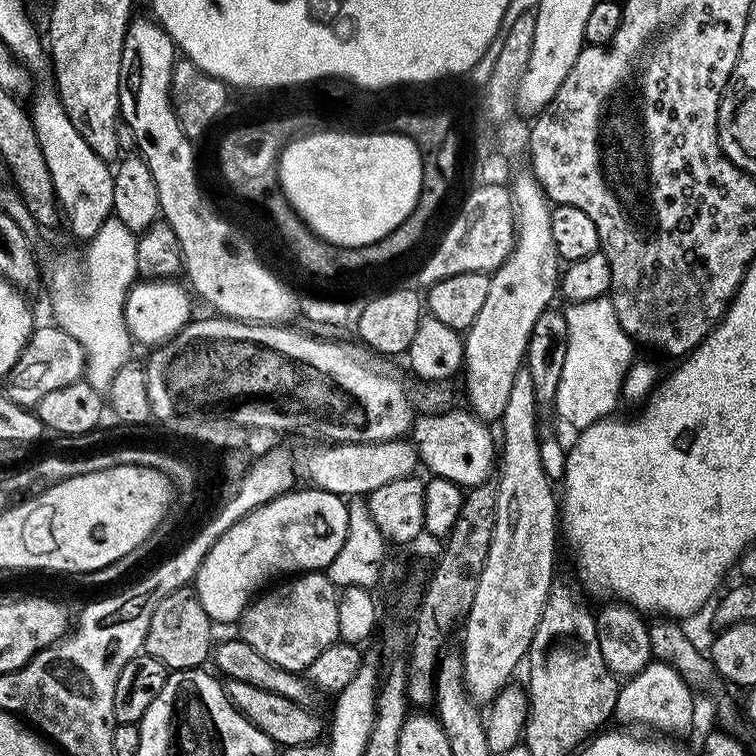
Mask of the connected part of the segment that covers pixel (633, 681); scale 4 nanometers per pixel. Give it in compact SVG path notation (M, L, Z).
M653 662L648 664L641 672L627 677L620 685L618 702L616 703L617 721L621 720L621 725L645 724L648 728L657 728L660 734L676 734L672 732L684 732L692 724L692 719L696 716L696 704L692 701L693 685L688 684L678 674L678 670L671 668L669 664L663 662Z

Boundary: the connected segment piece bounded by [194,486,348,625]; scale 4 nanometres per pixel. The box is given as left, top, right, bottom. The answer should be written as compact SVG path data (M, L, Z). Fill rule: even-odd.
M304 486L300 490L288 491L246 514L236 525L230 526L230 530L223 532L206 554L201 568L197 570L194 591L202 602L202 610L206 610L206 614L217 625L235 625L257 593L273 583L272 576L284 578L289 574L326 570L330 562L338 558L338 550L342 550L342 542L346 542L348 533L348 504L345 497L311 486Z

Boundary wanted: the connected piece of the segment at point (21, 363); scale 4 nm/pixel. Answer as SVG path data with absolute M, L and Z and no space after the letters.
M57 326L49 327L37 327L33 331L28 345L14 362L2 388L15 404L23 408L35 409L36 403L46 398L50 390L58 390L58 386L70 386L85 375L85 356L82 346Z

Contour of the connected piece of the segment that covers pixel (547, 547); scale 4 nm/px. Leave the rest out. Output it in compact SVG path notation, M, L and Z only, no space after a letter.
M526 366L520 367L518 370L518 374L514 374L514 386L510 386L510 398L506 398L506 410L503 414L501 414L500 419L498 421L498 427L504 431L504 444L502 440L502 447L498 452L498 476L500 472L500 481L495 481L494 487L496 489L496 509L494 510L494 534L490 538L490 550L486 554L486 562L482 566L482 574L478 578L478 590L474 590L474 602L470 606L470 610L468 611L467 616L464 617L462 621L462 629L464 628L464 652L462 651L462 663L464 666L464 689L468 692L468 698L472 701L473 704L477 706L487 705L489 702L495 700L496 695L498 693L503 692L504 689L509 685L512 675L516 672L516 667L523 665L525 663L528 647L530 646L530 642L534 638L534 630L538 630L538 622L542 618L542 614L544 613L544 603L546 602L546 598L548 597L548 592L552 589L552 585L554 583L554 577L552 577L552 571L556 568L556 540L558 544L558 496L557 493L552 493L552 488L554 488L553 481L548 479L548 475L544 473L542 470L542 458L540 457L540 441L542 439L541 433L536 433L536 411L538 411L538 405L536 402L536 395L534 394L534 381L530 378L530 370Z

